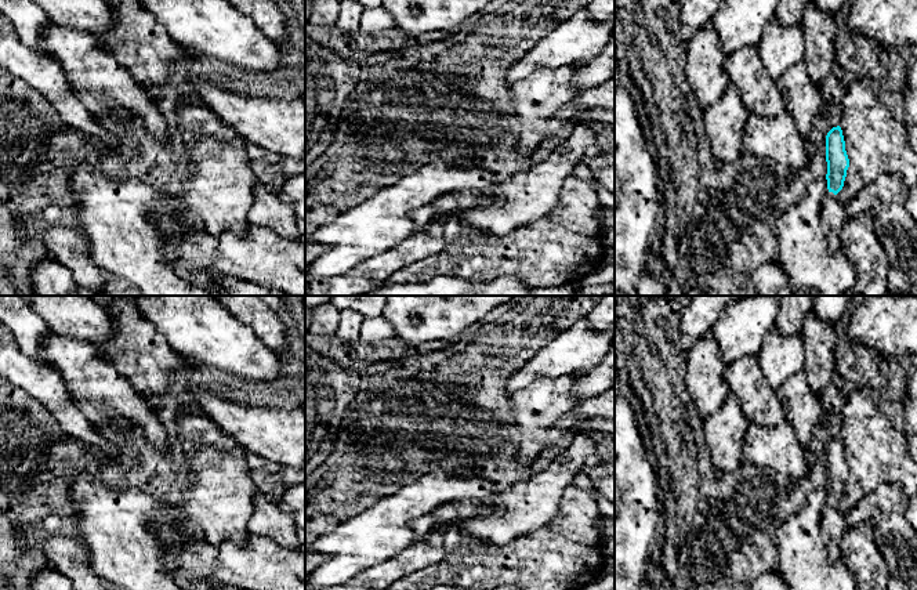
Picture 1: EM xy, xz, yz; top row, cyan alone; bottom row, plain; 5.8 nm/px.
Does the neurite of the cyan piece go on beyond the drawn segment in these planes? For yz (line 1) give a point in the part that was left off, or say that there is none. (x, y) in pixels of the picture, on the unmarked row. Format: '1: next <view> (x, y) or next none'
1: next yz (833, 521)

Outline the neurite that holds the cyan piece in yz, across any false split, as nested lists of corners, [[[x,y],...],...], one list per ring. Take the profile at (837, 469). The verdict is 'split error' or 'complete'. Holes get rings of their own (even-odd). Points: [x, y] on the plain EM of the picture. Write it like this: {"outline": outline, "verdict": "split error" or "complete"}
{"outline": [[[840,435],[833,437],[826,445],[827,499],[822,513],[822,536],[831,562],[841,560],[840,540],[845,532],[845,514],[837,503],[842,499],[849,477],[845,450]]], "verdict": "split error"}

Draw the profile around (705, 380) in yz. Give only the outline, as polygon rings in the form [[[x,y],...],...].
[[[713,330],[703,334],[685,352],[685,384],[695,406],[695,415],[704,421],[713,416],[731,392],[724,374],[717,339]]]

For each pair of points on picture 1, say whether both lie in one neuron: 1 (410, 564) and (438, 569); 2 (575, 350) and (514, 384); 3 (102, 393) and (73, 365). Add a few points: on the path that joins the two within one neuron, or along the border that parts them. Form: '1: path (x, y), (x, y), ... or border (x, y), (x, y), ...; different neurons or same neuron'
1: border (443, 539), (445, 556), (441, 560), (406, 575); different neurons
2: path (560, 357), (529, 372); same neuron
3: path (95, 386), (80, 370); same neuron

